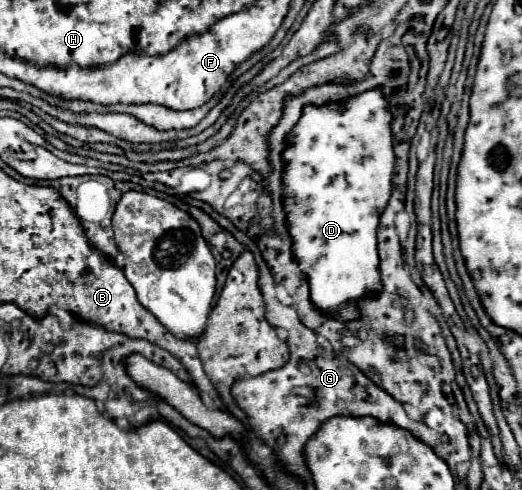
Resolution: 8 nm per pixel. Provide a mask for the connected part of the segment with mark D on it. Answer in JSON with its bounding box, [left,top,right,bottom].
[283,88,395,320]

